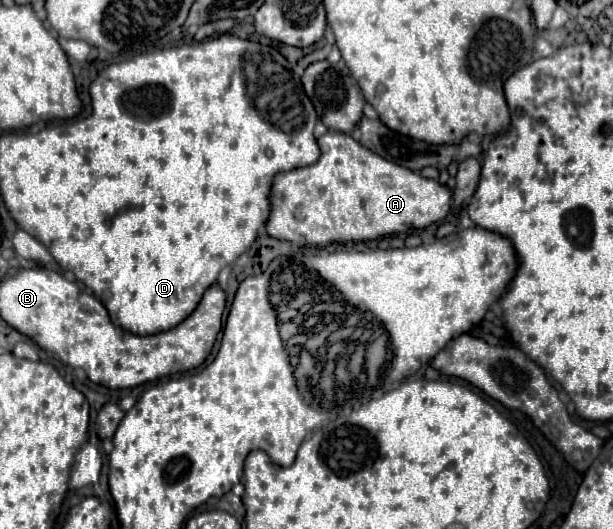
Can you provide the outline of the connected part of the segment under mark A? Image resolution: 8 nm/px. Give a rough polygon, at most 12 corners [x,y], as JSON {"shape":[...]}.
{"shape":[[342,132],[280,172],[266,232],[326,246],[414,232],[450,188]]}

